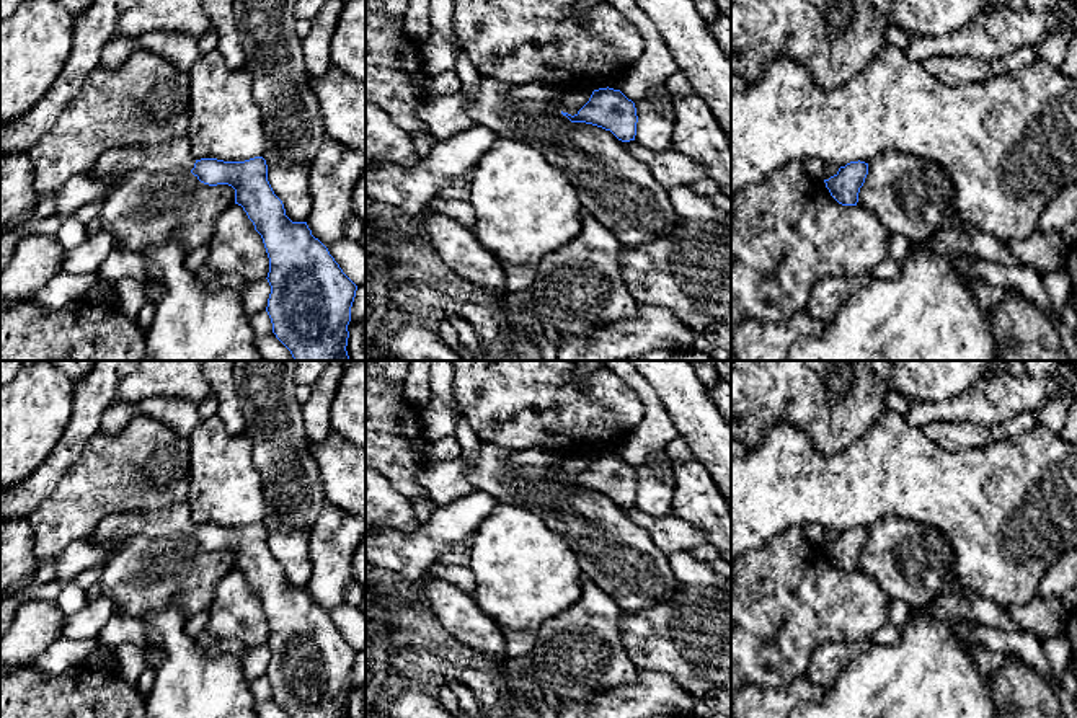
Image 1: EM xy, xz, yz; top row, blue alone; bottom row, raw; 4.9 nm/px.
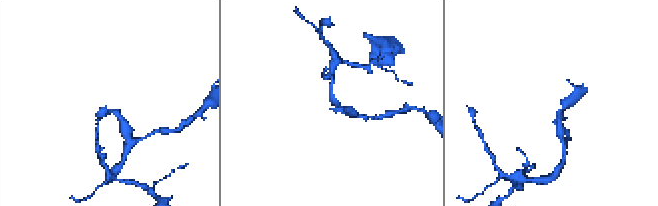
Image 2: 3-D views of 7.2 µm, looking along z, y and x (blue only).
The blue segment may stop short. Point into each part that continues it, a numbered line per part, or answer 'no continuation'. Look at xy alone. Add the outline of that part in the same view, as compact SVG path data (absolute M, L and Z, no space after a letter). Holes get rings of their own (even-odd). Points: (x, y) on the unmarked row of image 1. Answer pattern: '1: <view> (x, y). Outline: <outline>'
1: xy (177, 521). Outline: M183 501L152 512L114 512L101 521L86 538L91 543L104 543L109 556L134 535L184 538L191 537L194 529L196 524L189 504Z

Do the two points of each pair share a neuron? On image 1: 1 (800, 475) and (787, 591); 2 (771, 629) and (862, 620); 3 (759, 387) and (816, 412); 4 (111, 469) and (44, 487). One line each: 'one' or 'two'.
1: two
2: one
3: one
4: two

